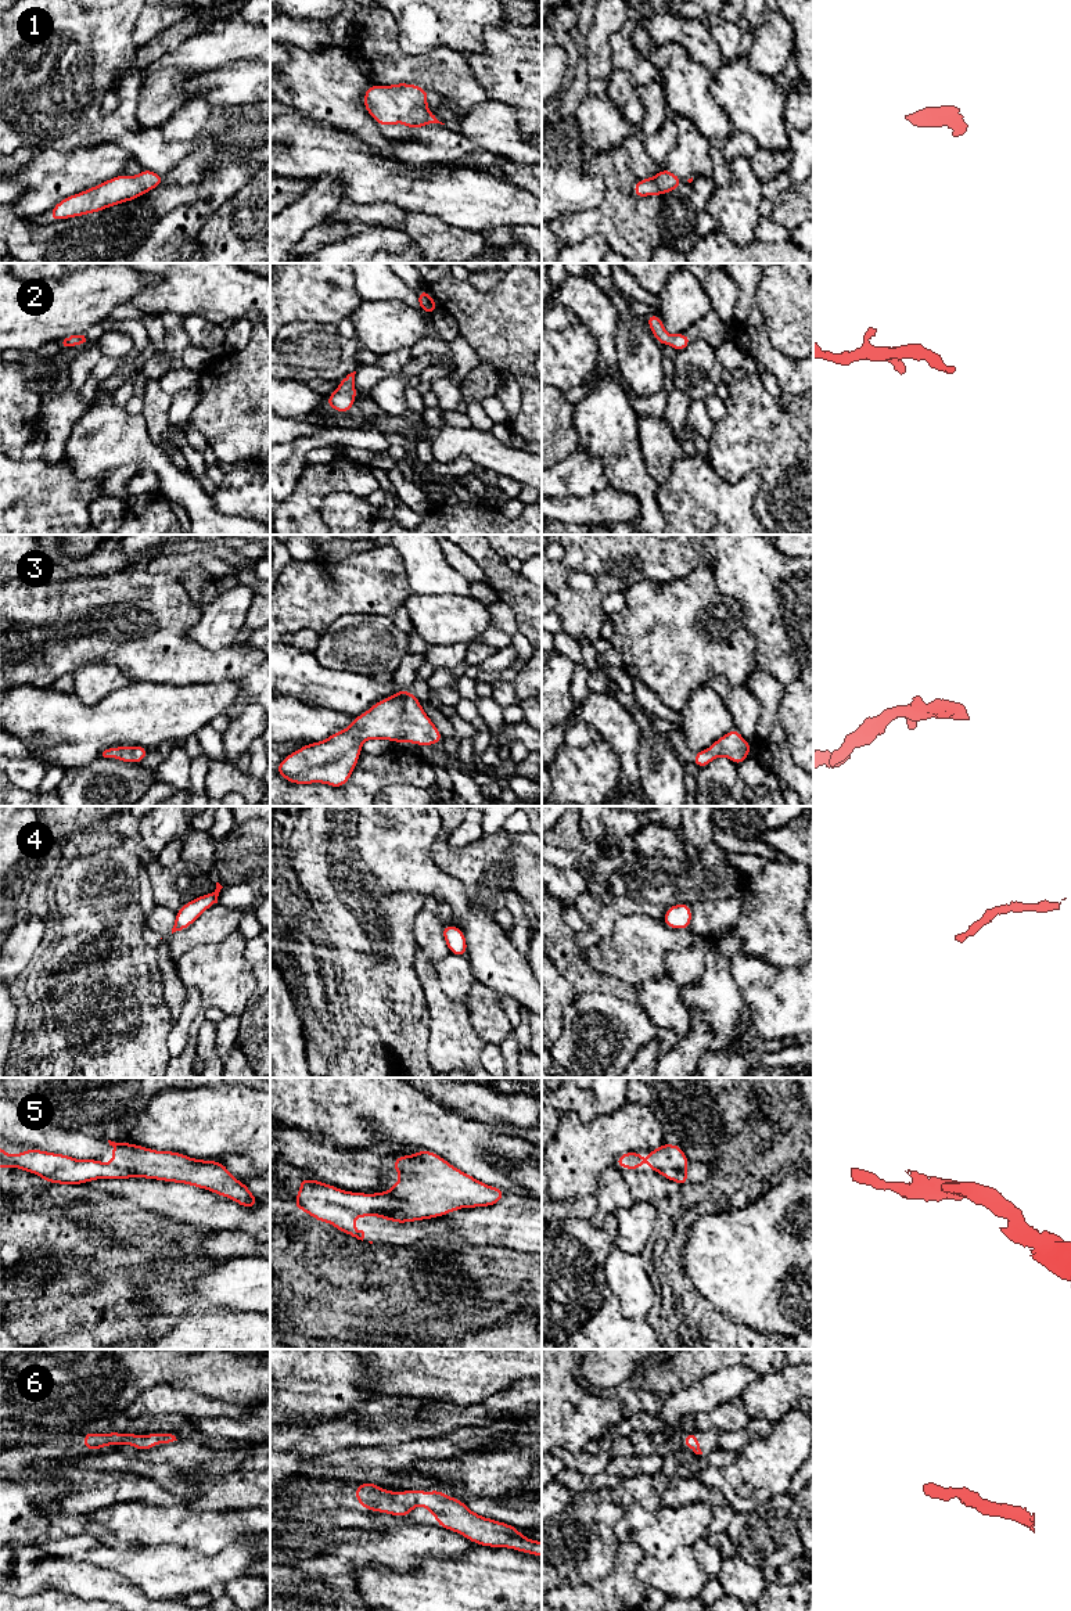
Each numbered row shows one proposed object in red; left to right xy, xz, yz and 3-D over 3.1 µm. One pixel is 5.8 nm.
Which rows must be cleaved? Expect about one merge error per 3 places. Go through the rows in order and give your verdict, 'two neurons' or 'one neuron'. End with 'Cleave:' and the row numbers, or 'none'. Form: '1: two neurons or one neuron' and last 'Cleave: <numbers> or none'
1: one neuron
2: one neuron
3: one neuron
4: one neuron
5: two neurons
6: one neuron
Cleave: 5

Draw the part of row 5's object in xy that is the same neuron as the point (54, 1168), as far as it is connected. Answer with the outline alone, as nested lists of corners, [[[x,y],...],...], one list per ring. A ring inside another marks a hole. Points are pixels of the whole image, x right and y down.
[[[0,1147],[0,1168],[18,1168],[43,1177],[46,1183],[57,1184],[85,1184],[97,1179],[140,1177],[130,1171],[103,1165],[93,1159],[75,1159],[65,1154],[37,1148],[25,1150],[18,1155],[8,1155]]]

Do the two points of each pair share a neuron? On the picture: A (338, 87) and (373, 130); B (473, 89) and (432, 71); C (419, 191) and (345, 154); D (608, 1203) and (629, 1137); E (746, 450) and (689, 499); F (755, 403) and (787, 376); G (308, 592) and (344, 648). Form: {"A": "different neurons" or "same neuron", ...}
{"A": "same neuron", "B": "same neuron", "C": "same neuron", "D": "different neurons", "E": "different neurons", "F": "different neurons", "G": "different neurons"}

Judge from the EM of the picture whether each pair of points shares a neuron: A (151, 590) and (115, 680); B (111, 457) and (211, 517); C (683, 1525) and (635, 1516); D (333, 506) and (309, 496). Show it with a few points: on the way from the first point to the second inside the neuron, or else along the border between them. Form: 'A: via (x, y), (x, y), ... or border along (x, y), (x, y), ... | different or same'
A: border along (87, 662), (112, 664), (132, 682) | different
B: via (136, 457), (151, 457), (186, 492) | same
C: via (671, 1525), (647, 1524) | same
D: border along (355, 495), (330, 493), (322, 506), (322, 520) | different

